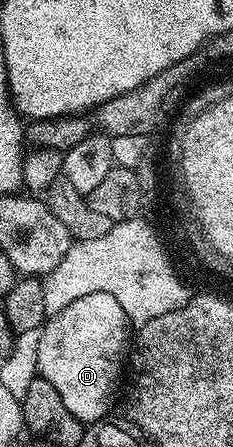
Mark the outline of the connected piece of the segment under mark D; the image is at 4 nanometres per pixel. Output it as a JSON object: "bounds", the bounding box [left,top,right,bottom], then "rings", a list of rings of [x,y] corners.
{"bounds":[34,293,132,423],"rings":[[[93,293],[68,303],[64,311],[53,314],[37,334],[38,346],[34,349],[34,361],[38,364],[37,376],[48,379],[56,387],[64,407],[84,423],[101,421],[114,405],[114,396],[118,393],[118,384],[124,381],[124,366],[128,361],[128,346],[132,341],[132,323],[124,315],[124,307],[112,295]]]}

